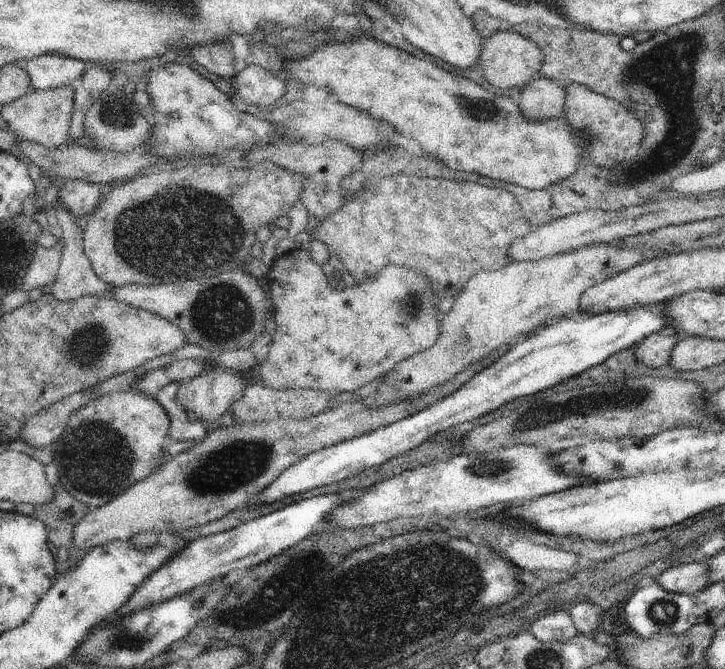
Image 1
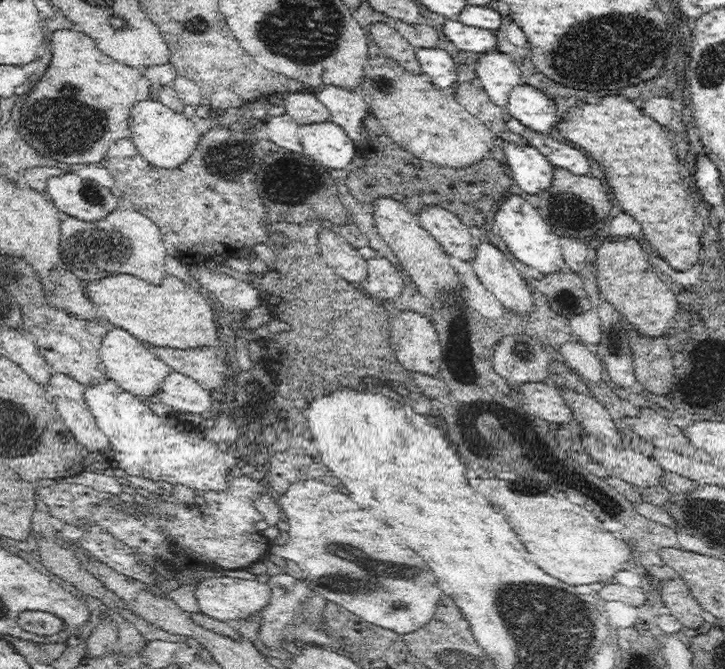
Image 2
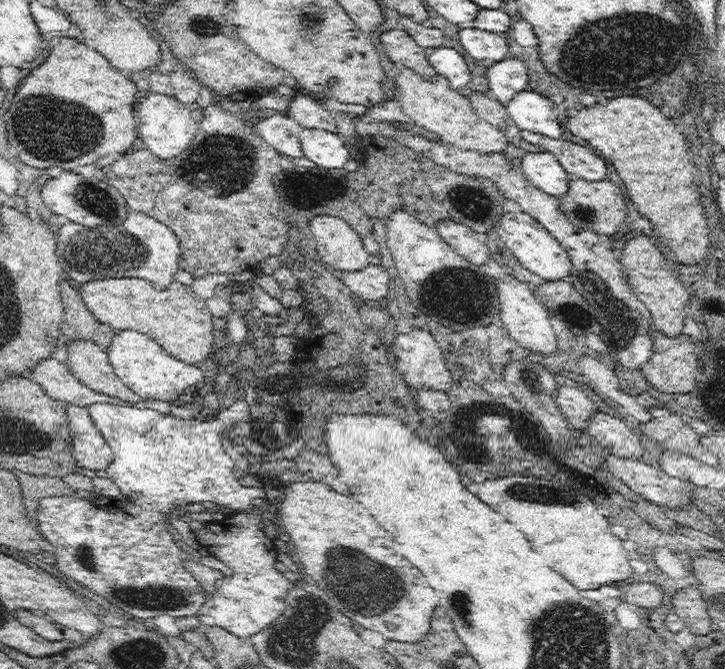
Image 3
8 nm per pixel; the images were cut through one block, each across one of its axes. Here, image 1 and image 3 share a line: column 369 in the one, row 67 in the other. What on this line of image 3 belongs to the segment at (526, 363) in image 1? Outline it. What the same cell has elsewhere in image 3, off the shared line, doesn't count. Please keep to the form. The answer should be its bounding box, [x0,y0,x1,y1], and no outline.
[430,46,470,90]

